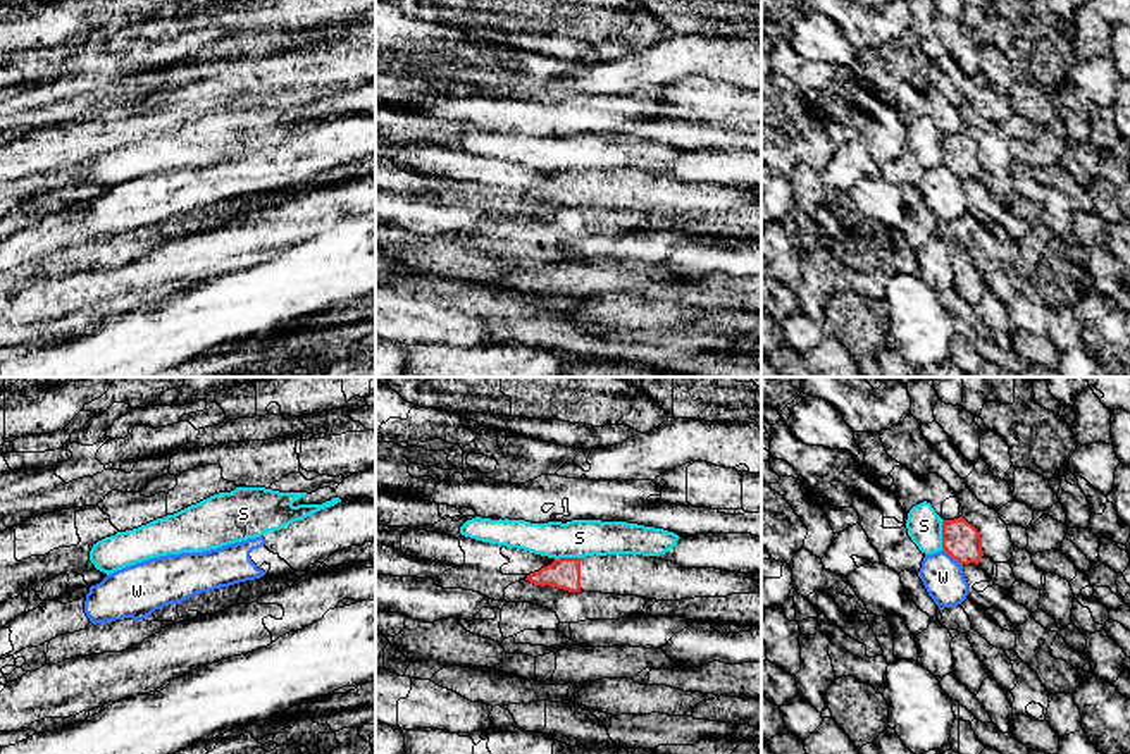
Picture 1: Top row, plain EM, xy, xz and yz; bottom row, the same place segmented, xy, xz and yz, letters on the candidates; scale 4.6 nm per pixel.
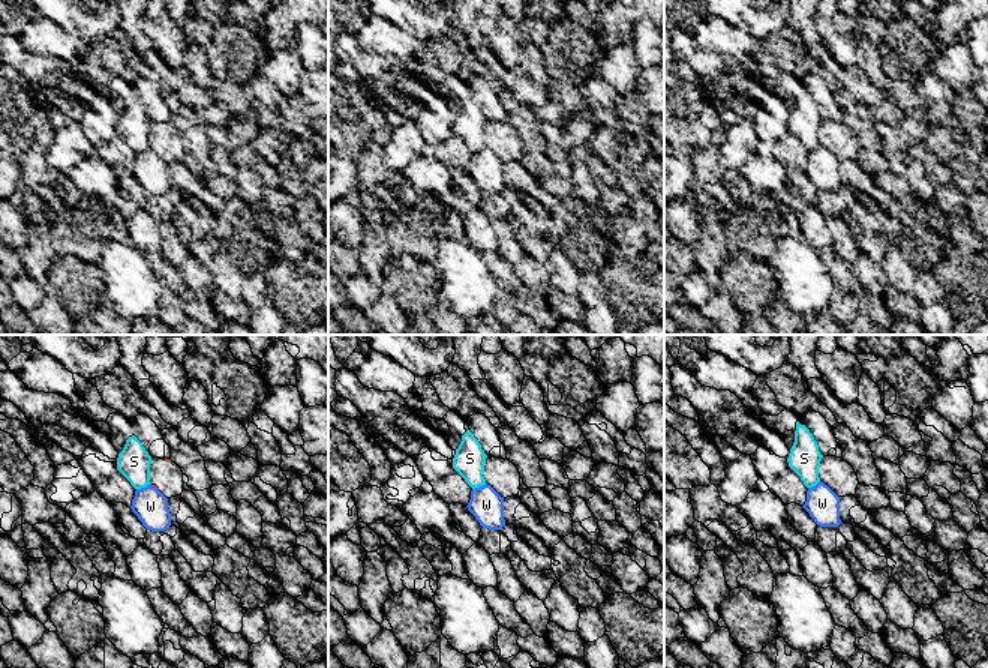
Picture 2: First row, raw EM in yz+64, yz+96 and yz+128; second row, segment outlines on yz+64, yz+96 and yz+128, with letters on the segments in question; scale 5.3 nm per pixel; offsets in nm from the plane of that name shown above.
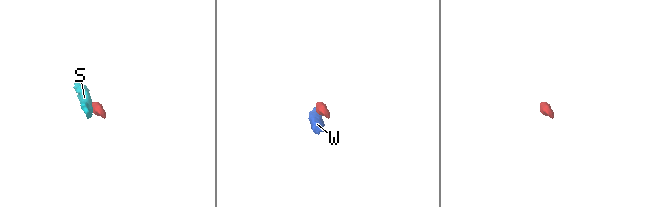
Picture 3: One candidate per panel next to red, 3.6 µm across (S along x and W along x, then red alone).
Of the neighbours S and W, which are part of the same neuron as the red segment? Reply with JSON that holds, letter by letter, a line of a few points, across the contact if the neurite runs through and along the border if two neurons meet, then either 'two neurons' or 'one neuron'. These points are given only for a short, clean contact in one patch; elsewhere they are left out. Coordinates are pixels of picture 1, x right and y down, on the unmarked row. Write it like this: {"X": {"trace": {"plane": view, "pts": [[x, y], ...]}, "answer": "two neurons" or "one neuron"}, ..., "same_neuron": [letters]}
{"S": {"answer": "two neurons"}, "W": {"trace": {"plane": "yz", "pts": [[943, 164], [962, 179]]}, "answer": "two neurons"}, "same_neuron": []}

